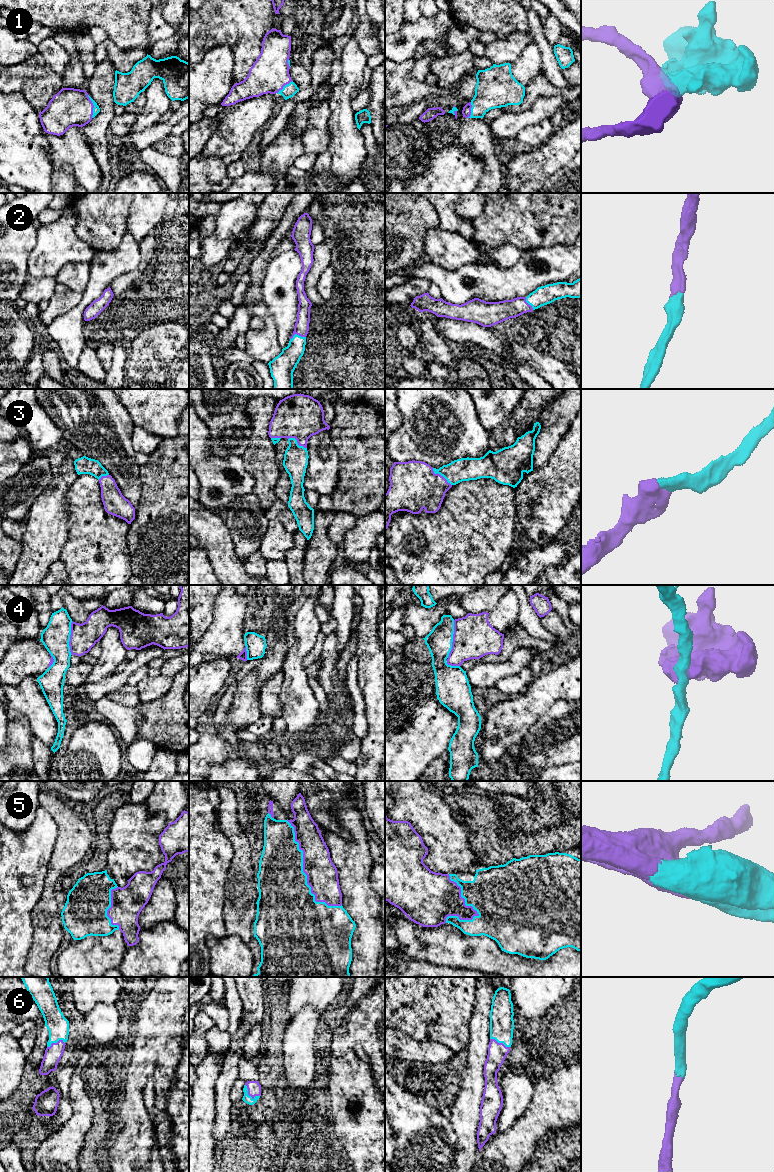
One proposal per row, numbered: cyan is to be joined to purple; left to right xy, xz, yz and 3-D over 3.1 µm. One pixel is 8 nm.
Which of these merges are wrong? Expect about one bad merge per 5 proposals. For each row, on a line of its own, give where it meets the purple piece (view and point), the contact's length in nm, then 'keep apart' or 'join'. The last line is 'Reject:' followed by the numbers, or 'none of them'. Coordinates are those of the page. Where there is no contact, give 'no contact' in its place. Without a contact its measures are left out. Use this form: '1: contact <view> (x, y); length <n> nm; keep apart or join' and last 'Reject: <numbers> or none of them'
1: contact xy (93, 106); length 190 nm; join
2: contact xz (297, 334); length 130 nm; join
3: contact yz (440, 475); length 220 nm; join
4: contact yz (453, 639); length 300 nm; keep apart
5: contact xz (304, 872); length 800 nm; join
6: contact xz (249, 1095); length 160 nm; join
Reject: 4

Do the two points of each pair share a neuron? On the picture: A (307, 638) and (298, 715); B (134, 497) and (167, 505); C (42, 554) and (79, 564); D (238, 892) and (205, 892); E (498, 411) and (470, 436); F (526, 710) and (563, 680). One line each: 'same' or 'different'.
A: same
B: different
C: different
D: different
E: different
F: same

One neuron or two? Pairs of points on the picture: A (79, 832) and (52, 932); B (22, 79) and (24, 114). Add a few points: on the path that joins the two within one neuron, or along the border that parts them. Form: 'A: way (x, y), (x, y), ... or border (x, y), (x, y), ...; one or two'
A: way (63, 857), (50, 881), (50, 907); one
B: border (10, 92), (20, 92), (38, 112); two

